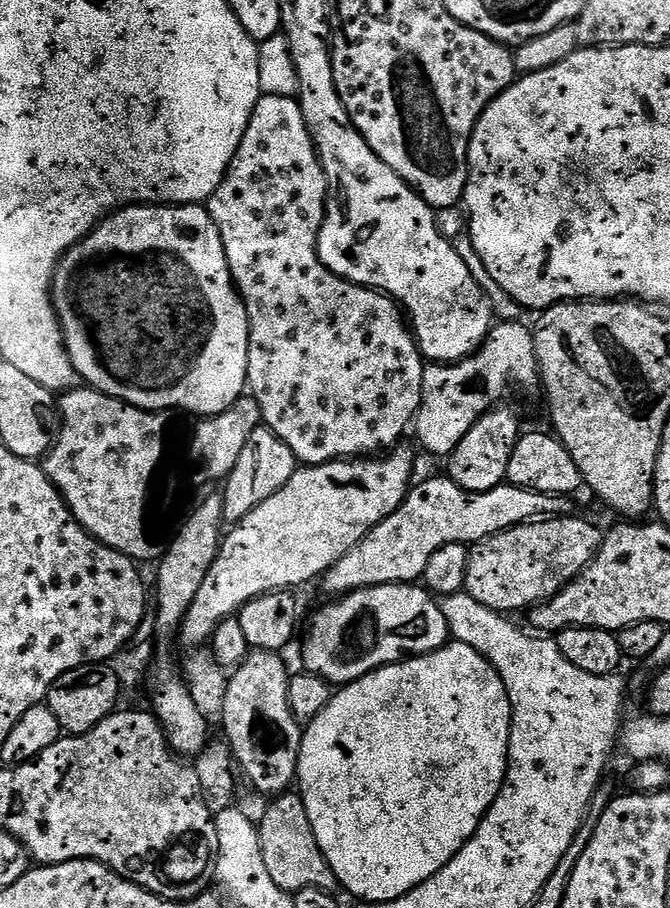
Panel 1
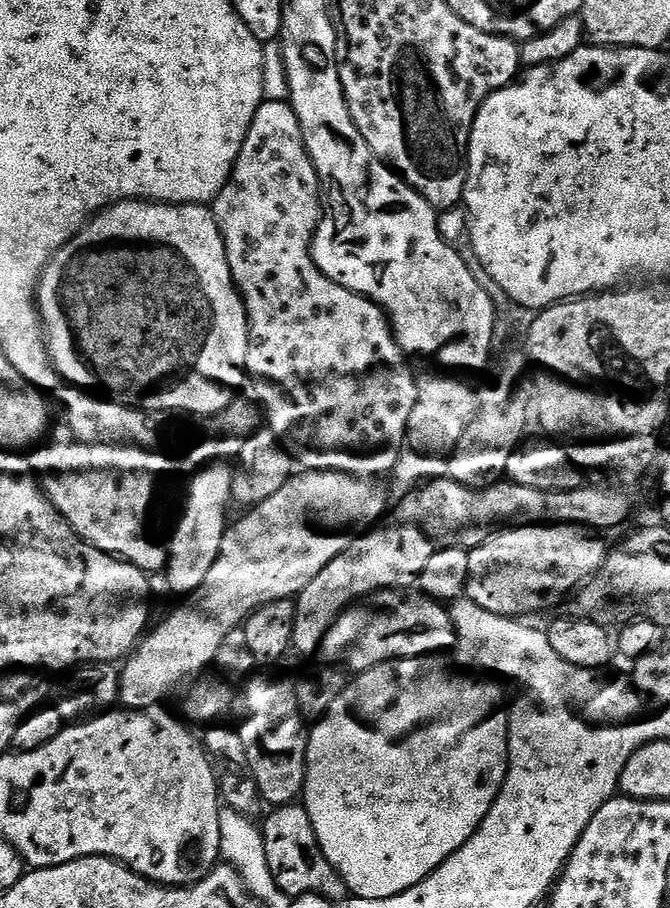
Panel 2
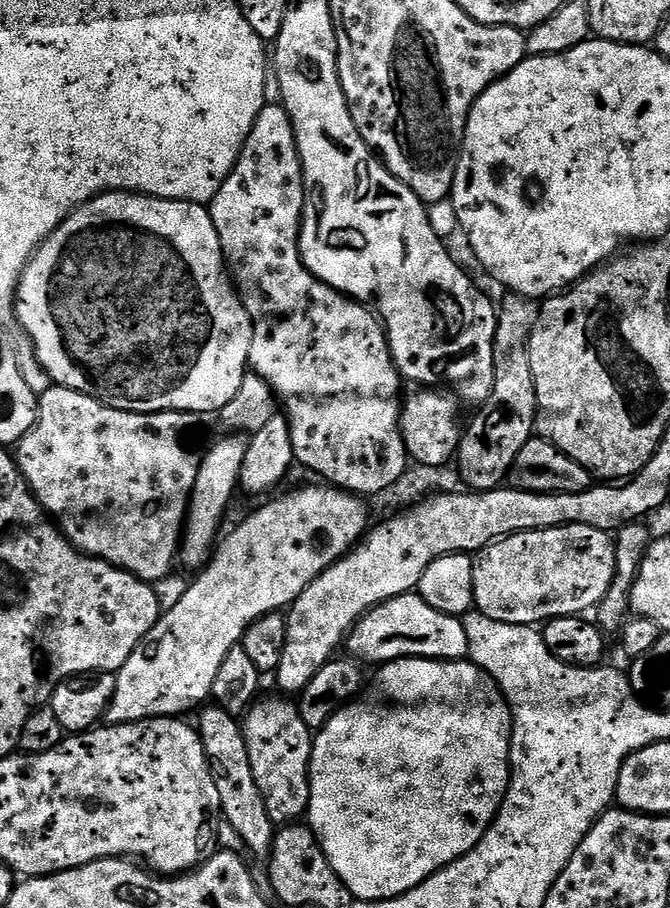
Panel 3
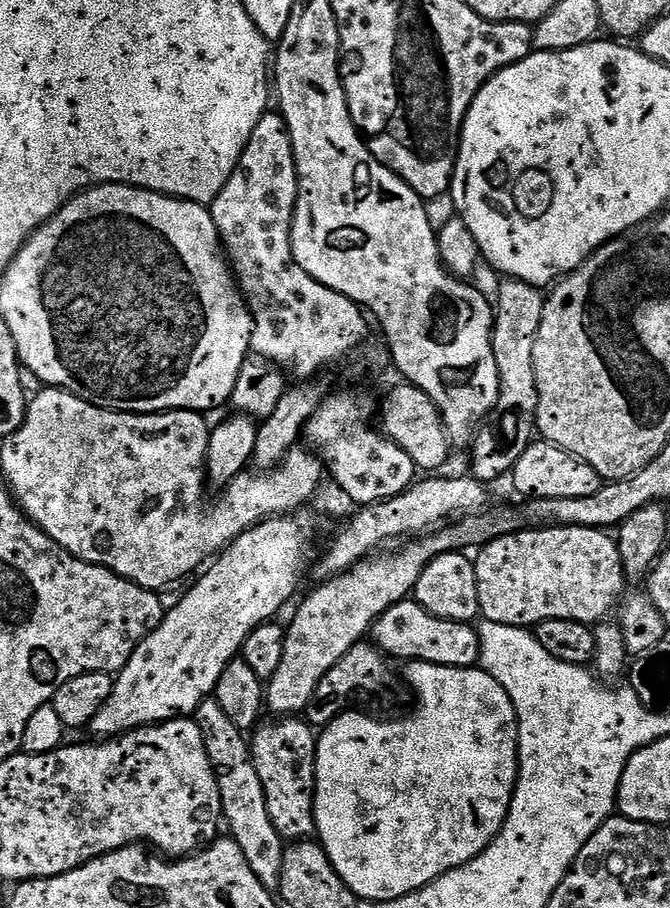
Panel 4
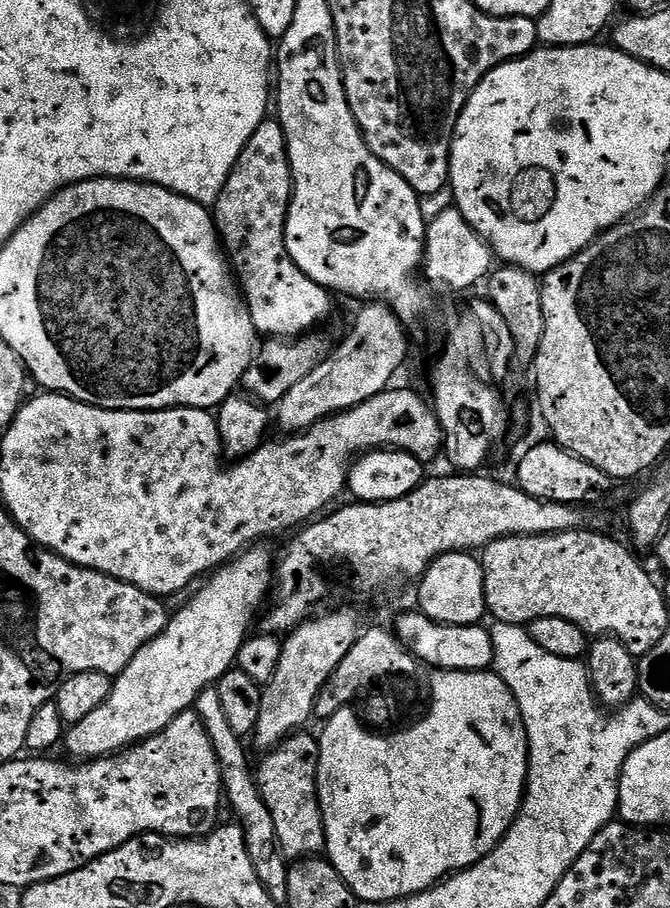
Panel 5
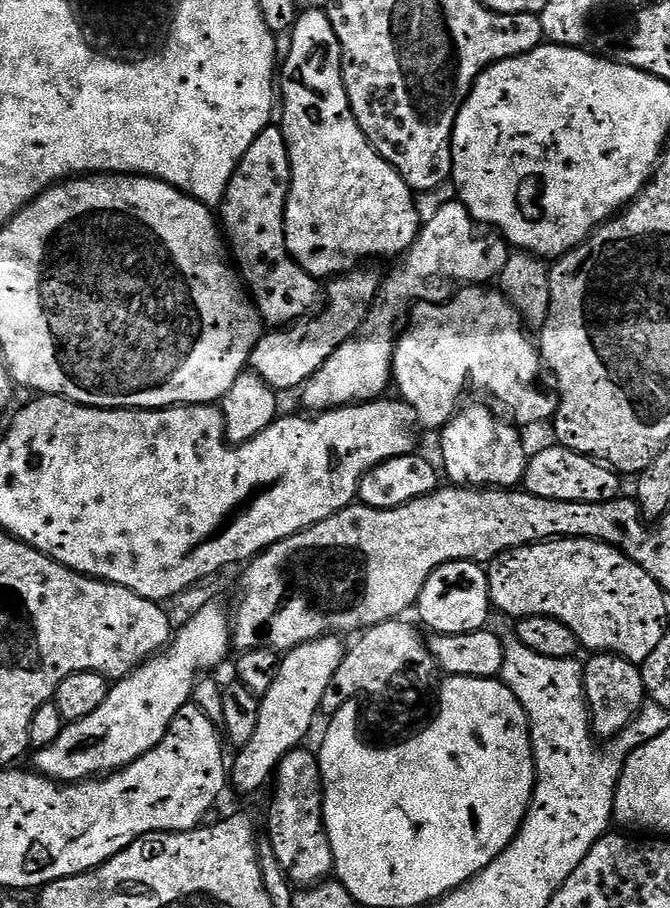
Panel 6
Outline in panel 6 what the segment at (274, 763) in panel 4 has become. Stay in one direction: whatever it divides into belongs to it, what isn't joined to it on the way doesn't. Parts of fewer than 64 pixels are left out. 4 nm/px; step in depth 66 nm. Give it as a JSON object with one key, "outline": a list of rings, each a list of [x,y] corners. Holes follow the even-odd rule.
{"outline":[[[308,746],[290,750],[277,765],[271,788],[272,805],[268,808],[266,838],[272,843],[274,858],[278,858],[278,866],[282,866],[285,877],[293,885],[306,886],[319,883],[333,871],[333,866],[330,838],[326,834],[326,826],[324,825],[324,787],[320,777],[320,762],[317,753],[313,749],[311,752]]]}

